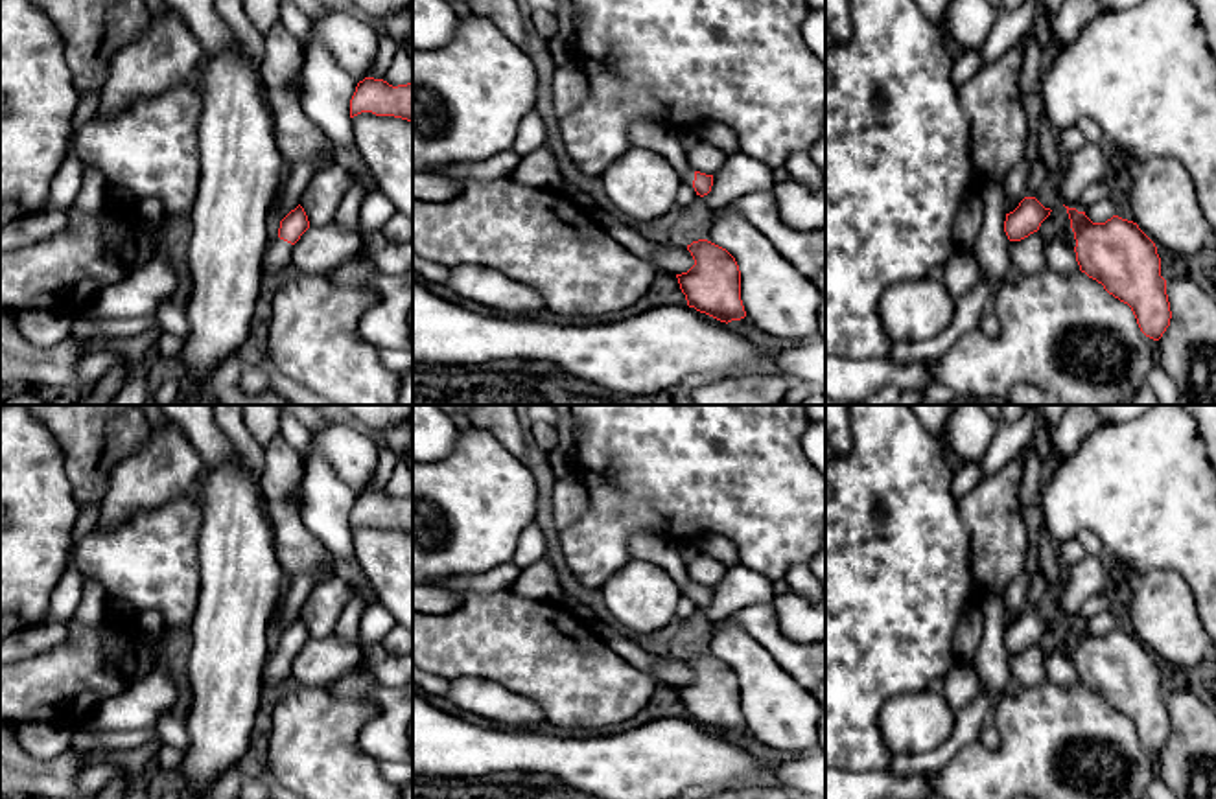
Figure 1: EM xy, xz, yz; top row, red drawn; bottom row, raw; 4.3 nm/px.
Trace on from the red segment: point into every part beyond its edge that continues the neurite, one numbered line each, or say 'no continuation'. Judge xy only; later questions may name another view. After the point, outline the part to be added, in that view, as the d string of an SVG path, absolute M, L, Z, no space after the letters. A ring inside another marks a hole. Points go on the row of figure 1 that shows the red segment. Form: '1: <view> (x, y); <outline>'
1: xy (277, 258); M275 239L263 252L263 267L262 276L267 293L273 289L275 284L278 284L282 278L286 278L291 271L291 249L293 245L284 239Z

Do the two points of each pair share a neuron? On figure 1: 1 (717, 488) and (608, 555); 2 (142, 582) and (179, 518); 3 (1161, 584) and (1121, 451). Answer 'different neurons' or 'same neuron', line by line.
1: same neuron
2: same neuron
3: different neurons

